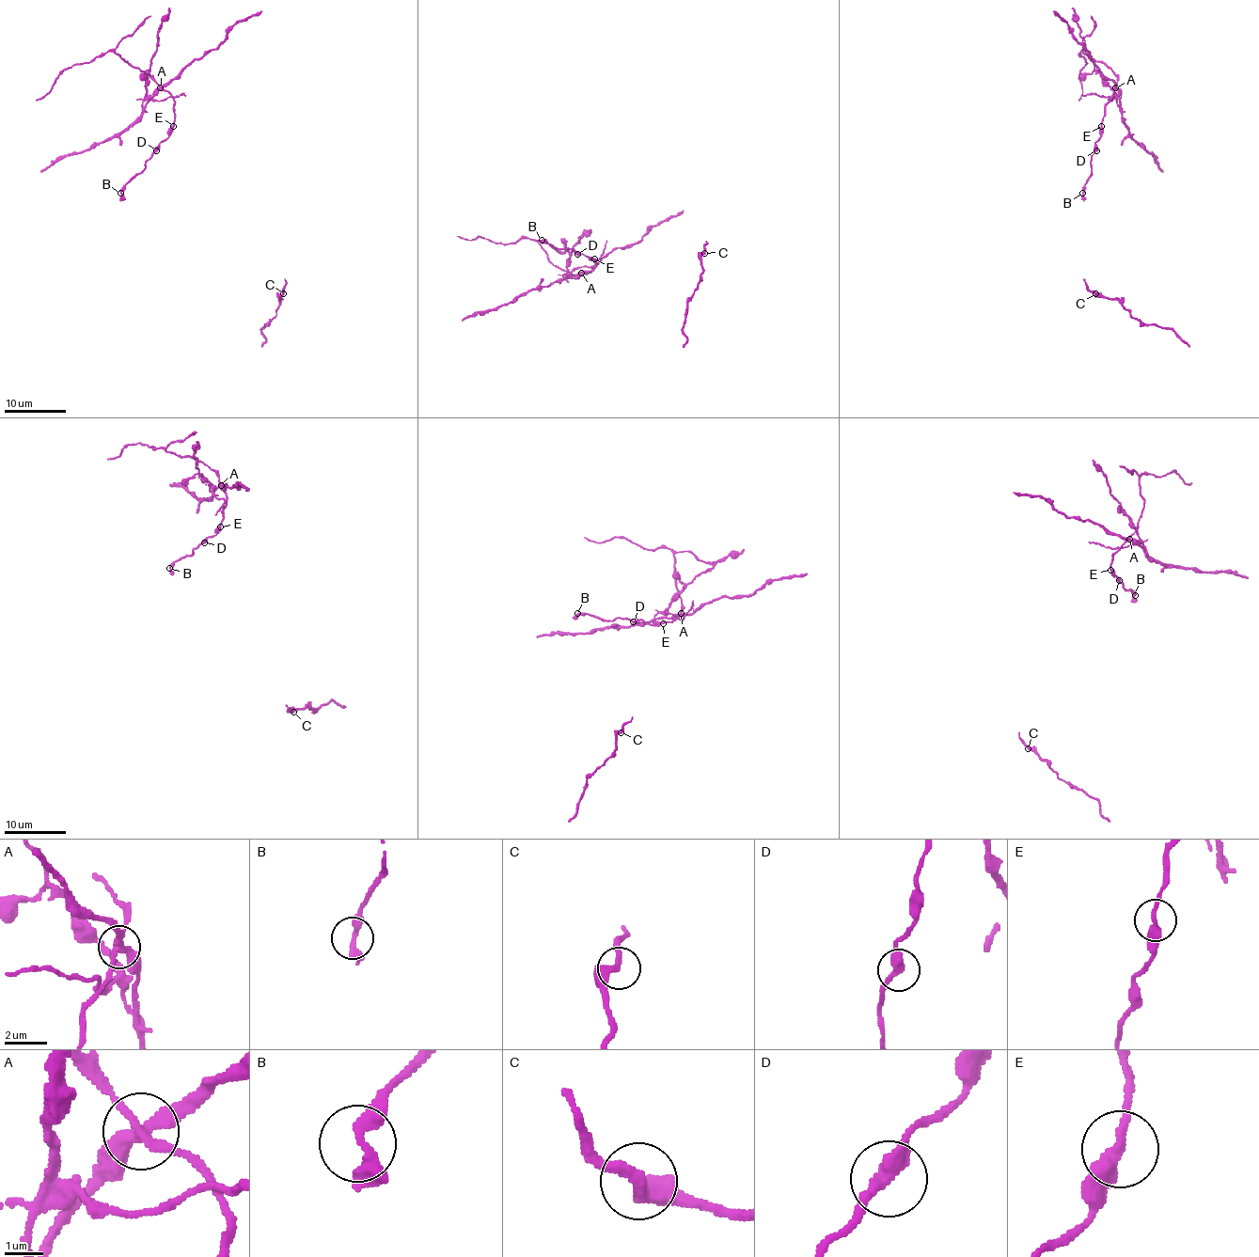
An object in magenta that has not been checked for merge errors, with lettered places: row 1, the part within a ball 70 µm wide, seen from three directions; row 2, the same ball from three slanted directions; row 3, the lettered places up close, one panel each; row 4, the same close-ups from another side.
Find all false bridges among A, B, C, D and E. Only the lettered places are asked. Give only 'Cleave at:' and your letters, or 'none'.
Cleave at: A

